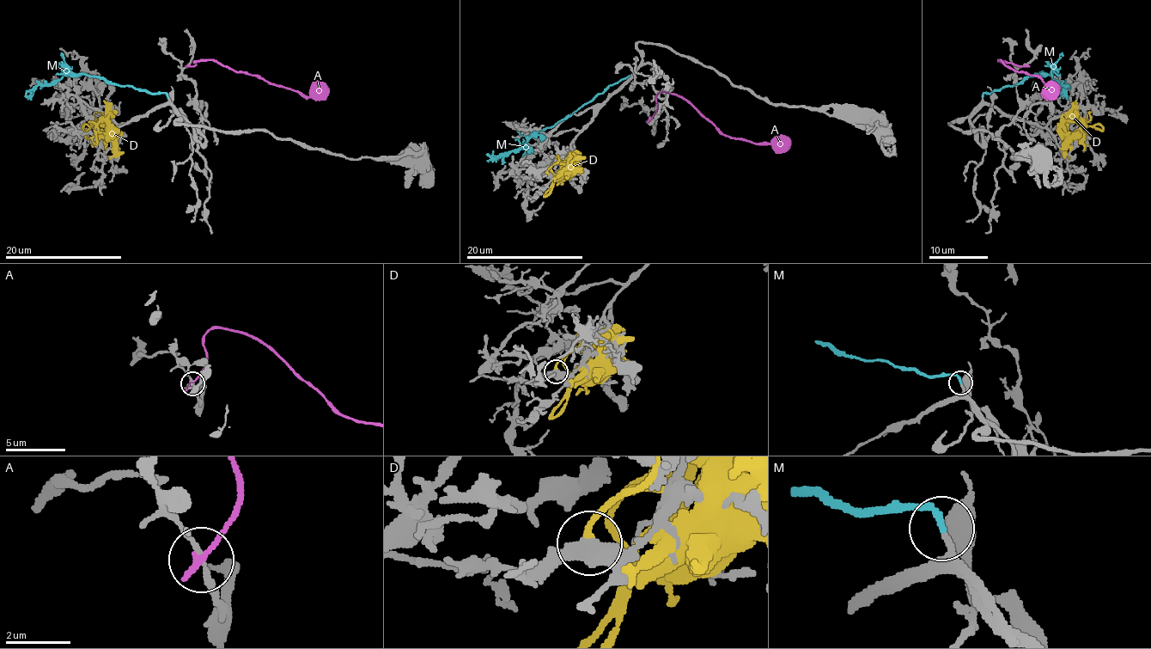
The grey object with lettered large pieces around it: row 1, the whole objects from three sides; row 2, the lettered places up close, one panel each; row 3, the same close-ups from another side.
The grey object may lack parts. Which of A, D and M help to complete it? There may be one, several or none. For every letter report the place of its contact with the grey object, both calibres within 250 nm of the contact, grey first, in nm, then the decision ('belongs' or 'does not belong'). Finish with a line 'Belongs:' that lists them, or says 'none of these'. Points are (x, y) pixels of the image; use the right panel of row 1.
A: contact (1026, 65); calibres 150 and 240 nm; does not belong
D: contact (1080, 136); calibres 480 and 260 nm; does not belong
M: contact (983, 96); calibres 220 and 180 nm; belongs
Belongs: M

